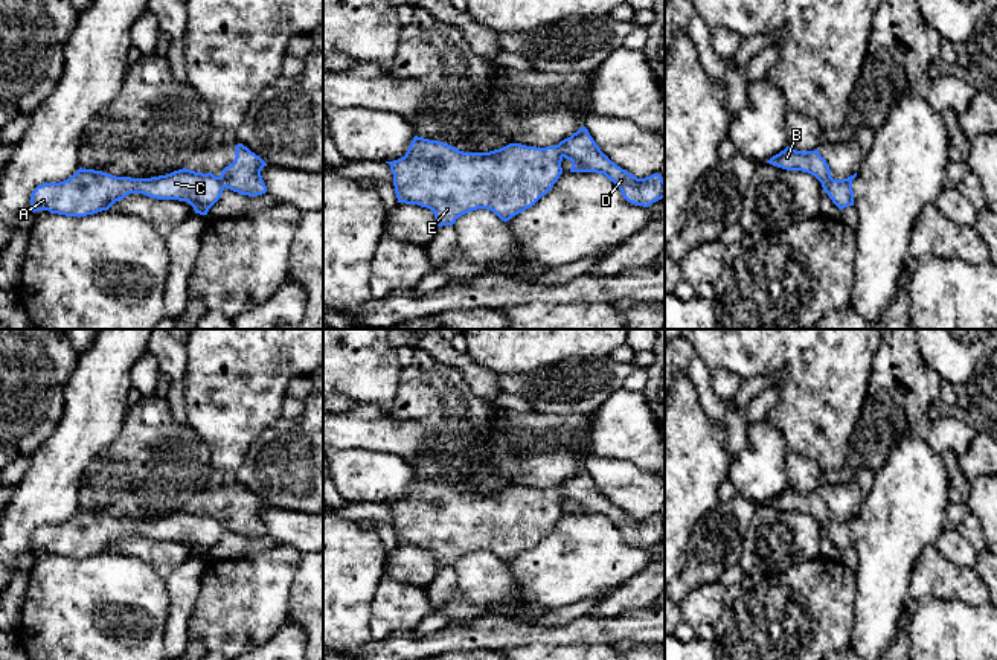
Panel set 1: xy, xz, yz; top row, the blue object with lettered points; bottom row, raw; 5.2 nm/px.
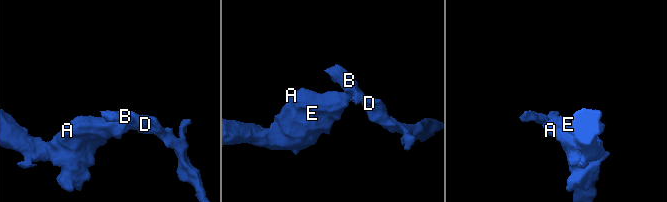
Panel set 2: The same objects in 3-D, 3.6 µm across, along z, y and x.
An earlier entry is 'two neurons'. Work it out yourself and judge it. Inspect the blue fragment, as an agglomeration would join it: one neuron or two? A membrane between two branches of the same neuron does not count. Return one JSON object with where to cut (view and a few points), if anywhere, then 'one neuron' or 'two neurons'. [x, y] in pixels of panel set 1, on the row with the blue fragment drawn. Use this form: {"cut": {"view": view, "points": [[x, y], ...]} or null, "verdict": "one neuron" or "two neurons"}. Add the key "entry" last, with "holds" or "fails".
{"cut": {"view": "xz", "points": [[555, 145], [563, 156]]}, "verdict": "two neurons", "entry": "holds"}

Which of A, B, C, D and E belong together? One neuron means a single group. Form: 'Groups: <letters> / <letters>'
Groups: A C E / B D

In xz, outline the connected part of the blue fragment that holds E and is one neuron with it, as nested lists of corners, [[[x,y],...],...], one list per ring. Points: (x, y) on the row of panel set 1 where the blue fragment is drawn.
[[[415,136],[404,157],[386,163],[393,174],[398,203],[430,209],[442,227],[477,209],[488,209],[502,221],[509,221],[553,187],[563,174],[561,162],[556,145],[537,148],[509,143],[489,152],[463,152],[448,143]]]

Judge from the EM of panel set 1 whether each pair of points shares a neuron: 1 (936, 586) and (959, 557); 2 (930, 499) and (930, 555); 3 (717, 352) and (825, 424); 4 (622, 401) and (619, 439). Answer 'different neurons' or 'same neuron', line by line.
1: different neurons
2: different neurons
3: same neuron
4: same neuron

